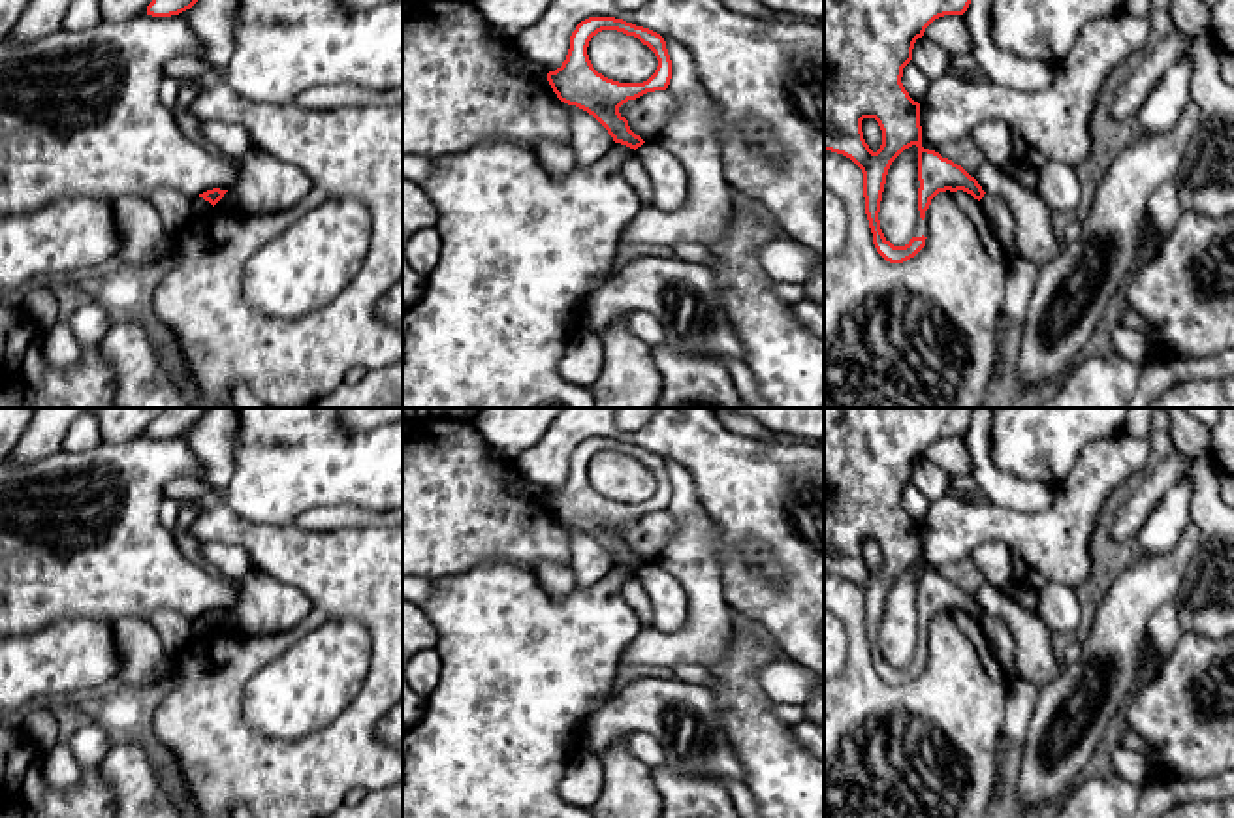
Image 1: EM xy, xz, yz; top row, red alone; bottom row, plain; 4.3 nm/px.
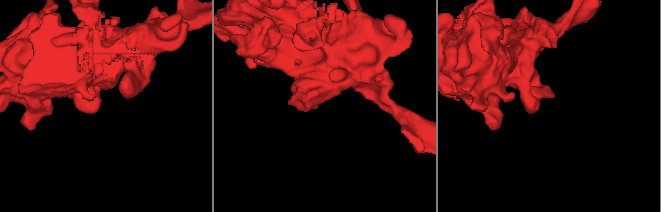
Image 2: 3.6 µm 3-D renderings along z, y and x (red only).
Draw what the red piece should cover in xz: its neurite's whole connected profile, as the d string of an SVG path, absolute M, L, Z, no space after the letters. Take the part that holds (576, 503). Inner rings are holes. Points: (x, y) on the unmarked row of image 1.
M589 438L581 442L570 457L566 481L561 489L547 495L547 502L561 523L587 532L608 551L615 564L634 572L645 562L630 551L619 528L647 513L666 511L670 500L672 481L664 459L615 438ZM602 451L617 451L647 466L658 481L655 495L643 504L619 504L598 495L589 481L587 468L591 459Z

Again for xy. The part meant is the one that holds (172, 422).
M164 408L147 427L147 436L171 438L190 431L207 408Z

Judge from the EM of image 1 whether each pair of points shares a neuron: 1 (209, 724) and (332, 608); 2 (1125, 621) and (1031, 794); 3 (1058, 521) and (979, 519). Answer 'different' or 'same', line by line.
1: same
2: same
3: same

